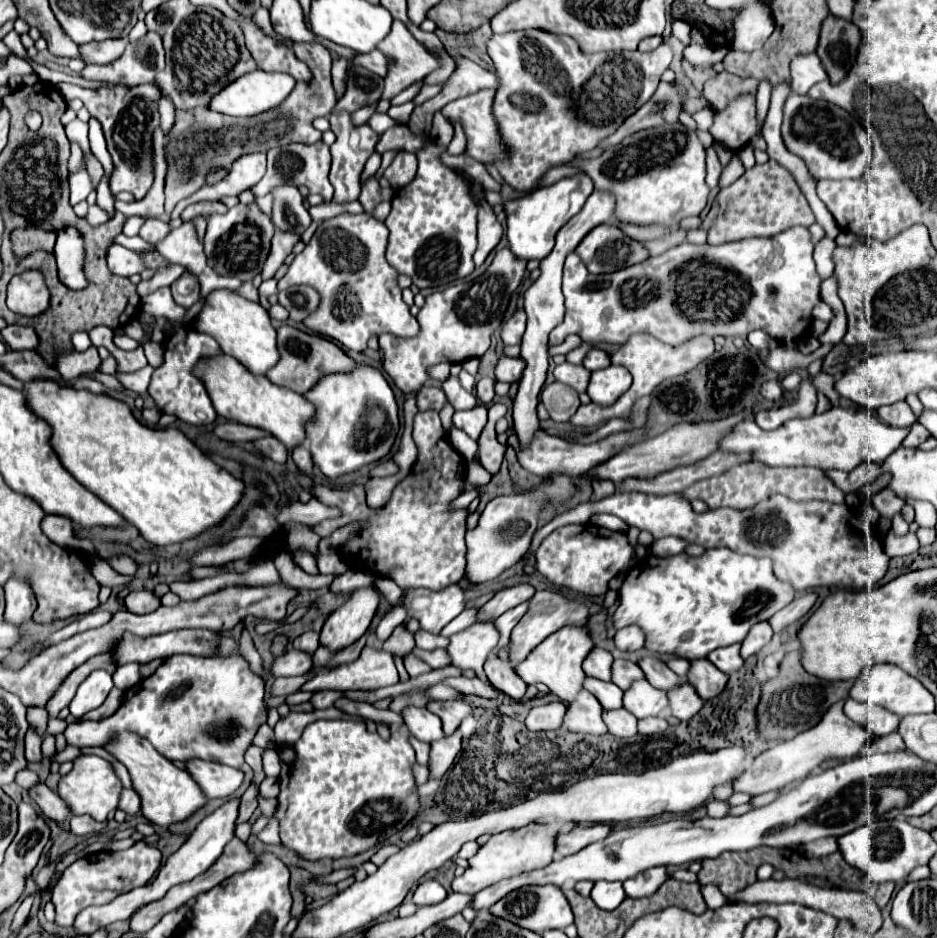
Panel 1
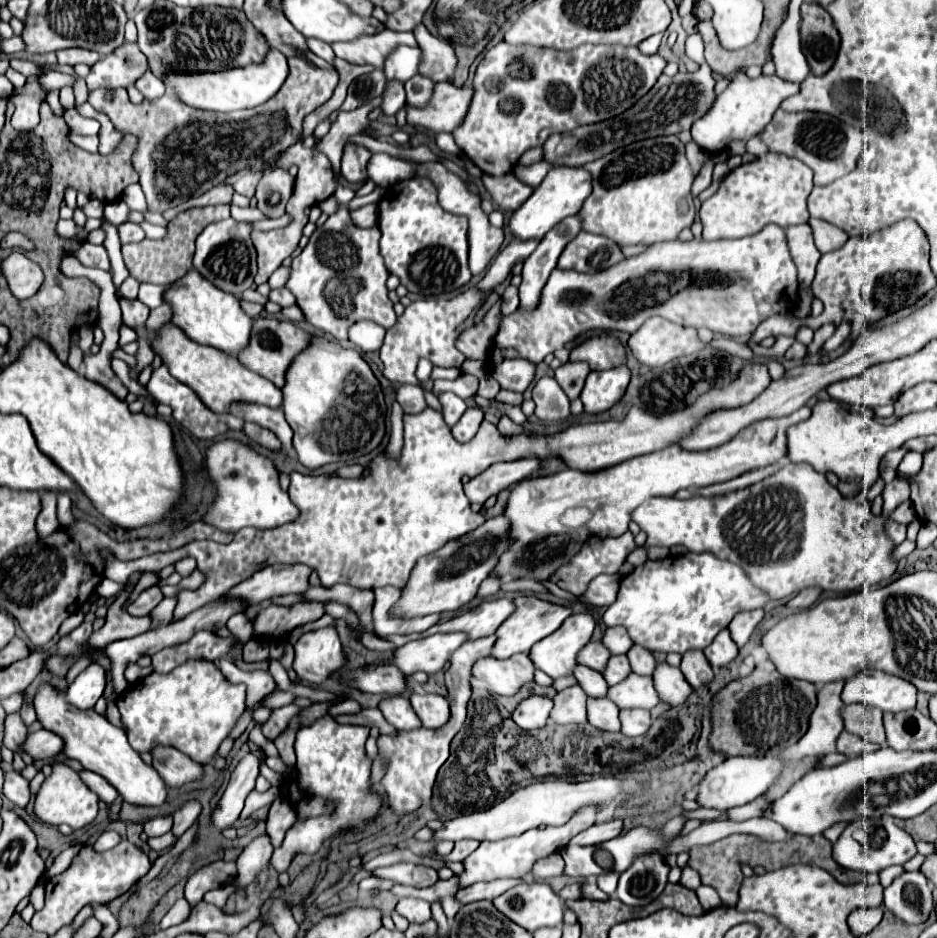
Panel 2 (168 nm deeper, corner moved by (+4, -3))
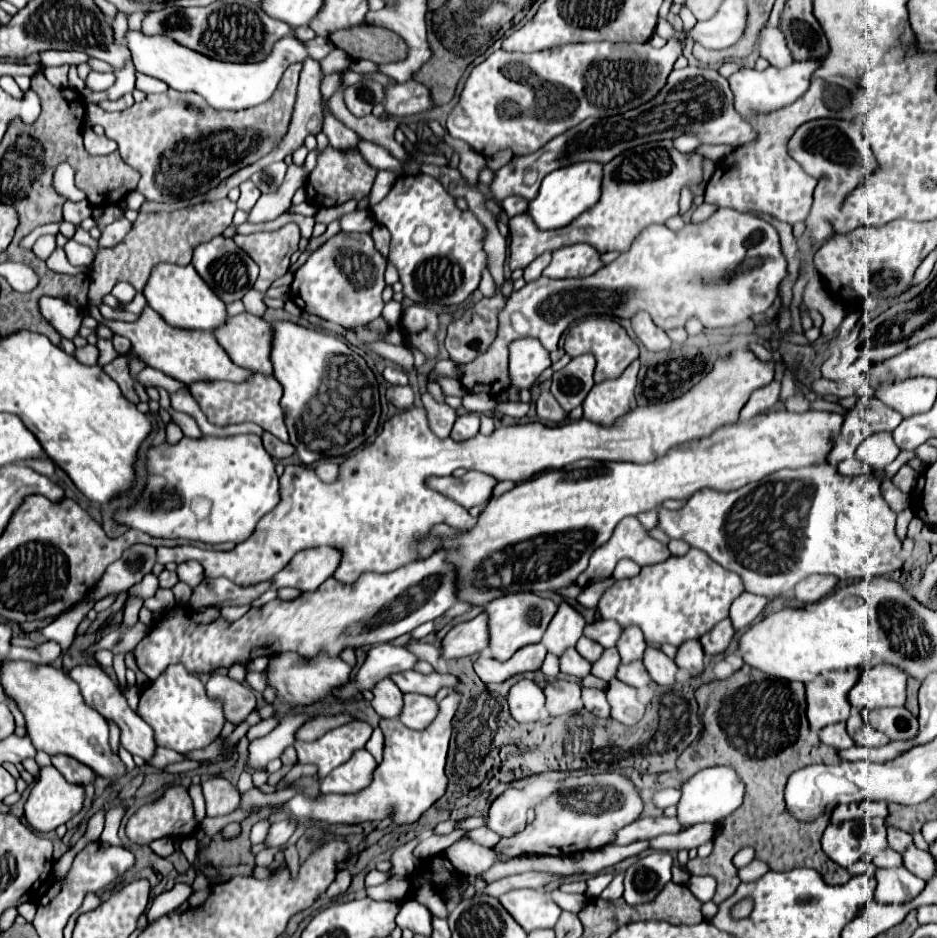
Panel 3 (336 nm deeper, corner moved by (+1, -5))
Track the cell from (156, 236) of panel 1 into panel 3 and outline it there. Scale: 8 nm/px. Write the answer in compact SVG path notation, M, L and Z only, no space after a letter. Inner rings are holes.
M119 219L111 225L107 225L103 231L101 231L101 239L99 239L99 245L101 247L113 247L113 245L119 245L127 233L131 231L131 223L127 219Z

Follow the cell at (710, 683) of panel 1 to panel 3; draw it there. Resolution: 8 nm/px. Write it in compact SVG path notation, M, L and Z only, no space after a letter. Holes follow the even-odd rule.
M699 641L683 643L677 649L675 663L677 663L677 667L689 671L693 677L701 675L705 671L705 655L703 655L703 649L701 649L701 643Z

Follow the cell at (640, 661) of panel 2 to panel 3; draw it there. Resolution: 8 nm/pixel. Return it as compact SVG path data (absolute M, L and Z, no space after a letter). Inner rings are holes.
M639 627L623 629L621 643L617 643L617 649L619 649L619 655L621 655L623 663L633 663L637 659L643 659L647 643L645 643L645 639L641 635L641 629Z

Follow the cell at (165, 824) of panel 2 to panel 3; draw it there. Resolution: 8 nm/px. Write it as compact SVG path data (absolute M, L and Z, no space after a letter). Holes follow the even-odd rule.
M169 787L165 795L141 807L127 823L127 837L135 843L151 843L153 839L171 835L193 835L197 821L193 817L193 803L185 787Z

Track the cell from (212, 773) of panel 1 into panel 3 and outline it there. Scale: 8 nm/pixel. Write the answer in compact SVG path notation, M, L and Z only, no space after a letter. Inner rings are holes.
M79 665L75 667L69 677L79 685L81 695L85 699L85 703L89 703L91 709L99 711L101 715L105 715L109 721L115 721L120 729L120 743L131 753L131 755L139 755L145 761L151 761L157 749L155 737L153 737L153 729L127 705L127 699L121 695L119 687L109 679L109 675L99 667L99 665Z

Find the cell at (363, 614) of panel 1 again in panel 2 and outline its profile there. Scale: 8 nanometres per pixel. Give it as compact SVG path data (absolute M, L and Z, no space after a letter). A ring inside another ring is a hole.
M336 627L304 633L294 645L294 671L302 683L320 685L328 675L346 665Z

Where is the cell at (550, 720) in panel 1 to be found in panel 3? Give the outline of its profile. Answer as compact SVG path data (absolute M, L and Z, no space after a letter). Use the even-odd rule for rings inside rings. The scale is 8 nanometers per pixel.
M521 679L517 685L513 685L507 701L509 701L513 719L519 723L539 721L545 709L543 691L533 681L527 681L527 679Z

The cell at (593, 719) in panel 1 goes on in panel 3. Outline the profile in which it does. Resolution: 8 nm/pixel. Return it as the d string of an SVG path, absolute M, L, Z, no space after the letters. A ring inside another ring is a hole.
M561 679L547 683L545 697L547 697L547 711L553 717L573 715L583 709L581 687L577 683L567 683Z

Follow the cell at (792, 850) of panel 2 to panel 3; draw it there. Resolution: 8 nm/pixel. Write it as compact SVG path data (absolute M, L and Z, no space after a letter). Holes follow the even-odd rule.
M745 665L743 669L739 669L729 679L713 681L713 683L699 687L695 693L695 699L699 703L699 717L703 719L705 729L703 729L703 735L699 739L695 739L683 751L683 755L679 755L679 759L677 759L677 769L679 769L681 781L687 781L691 775L695 775L697 771L701 771L705 767L729 765L729 767L737 769L741 779L745 779L747 793L745 793L743 807L737 809L737 813L729 815L725 819L723 827L717 829L713 853L705 859L701 859L701 857L691 859L687 865L689 873L691 875L709 875L711 873L717 879L717 893L715 893L713 901L721 903L727 897L731 897L741 883L739 875L735 873L735 865L733 865L735 853L739 853L743 847L753 847L755 857L759 861L767 863L771 871L787 871L787 869L793 869L797 865L799 867L811 867L811 869L821 871L821 875L827 883L843 885L843 867L833 863L821 849L821 835L823 835L825 827L829 825L829 815L825 815L825 819L819 819L817 823L811 823L809 827L805 827L803 823L797 823L785 811L785 801L783 801L783 789L785 789L785 783L787 783L791 773L795 773L797 769L805 767L805 765L813 765L813 763L839 763L835 751L831 747L825 747L819 741L819 737L815 733L811 733L811 729L809 729L809 721L805 715L805 711L807 711L805 685L799 681L775 679L775 677L755 669L751 665Z

